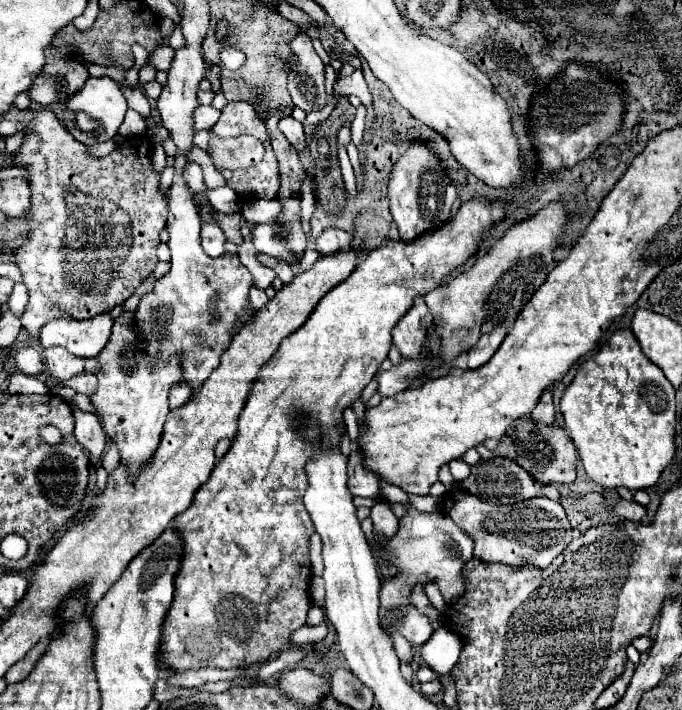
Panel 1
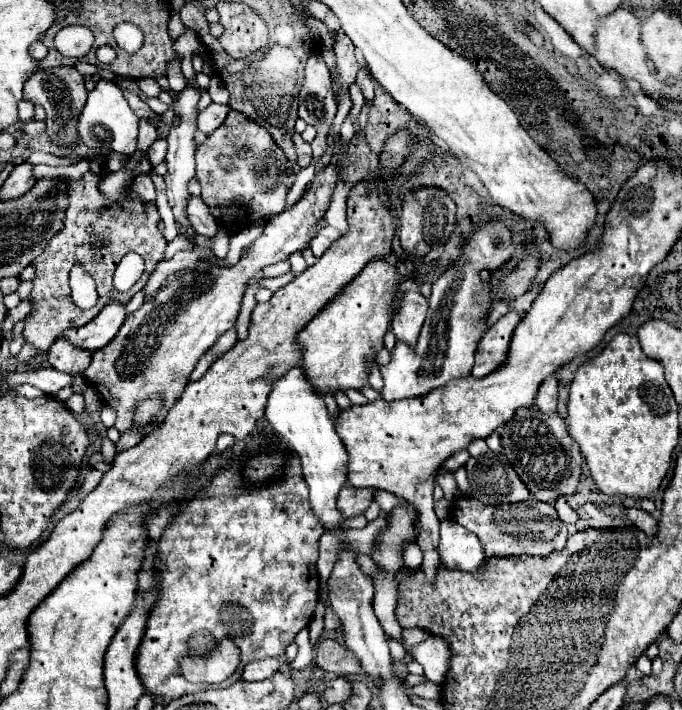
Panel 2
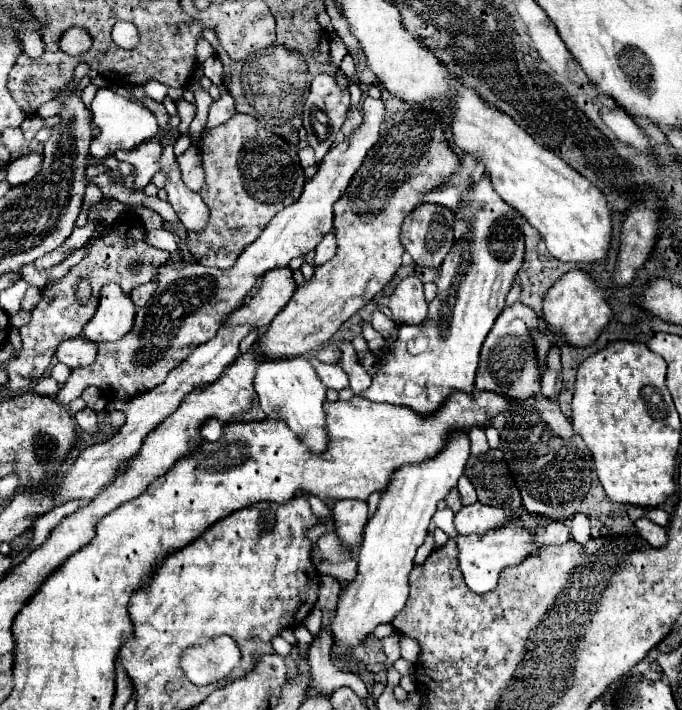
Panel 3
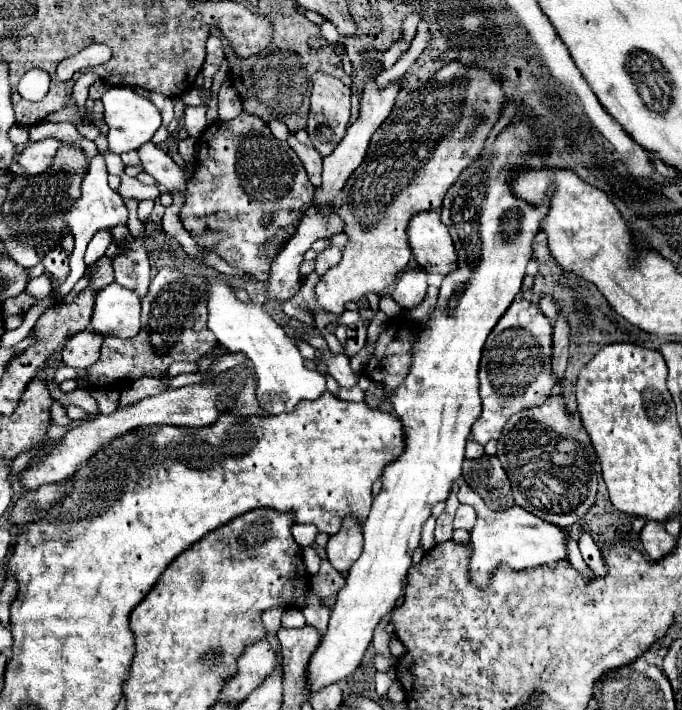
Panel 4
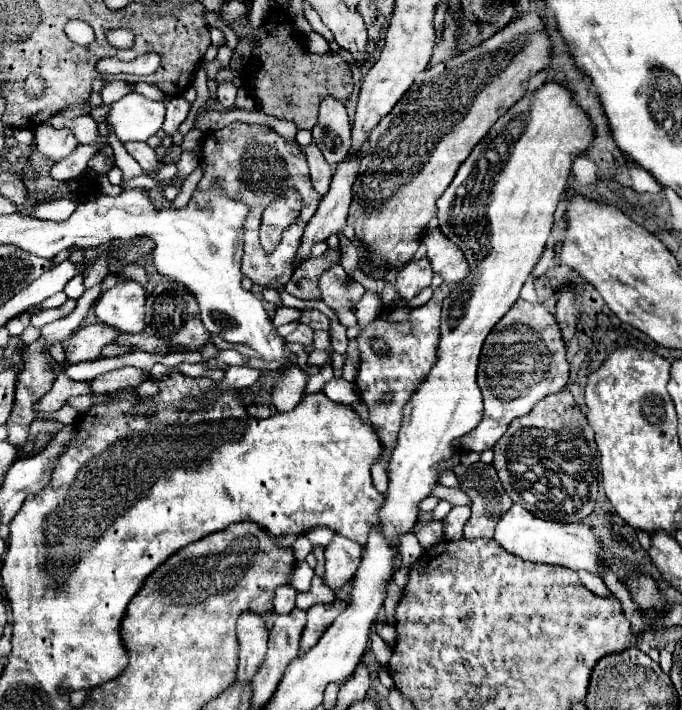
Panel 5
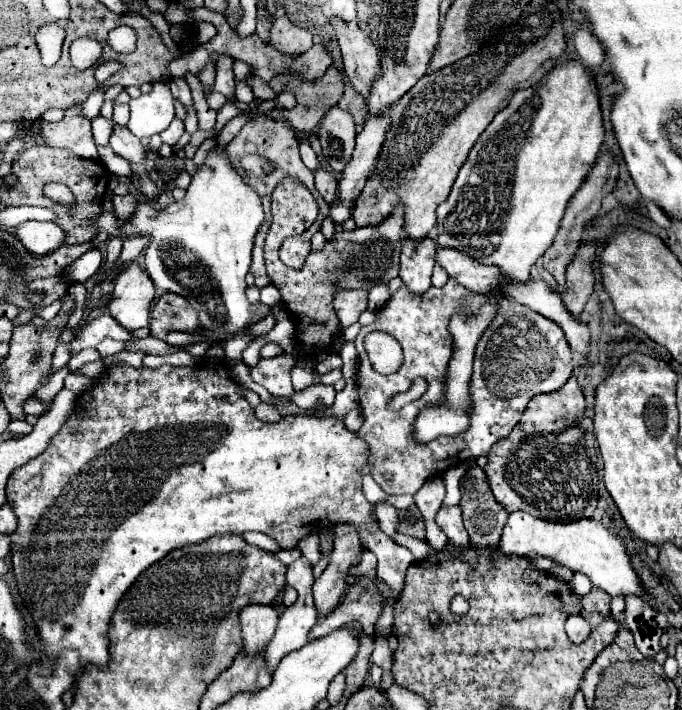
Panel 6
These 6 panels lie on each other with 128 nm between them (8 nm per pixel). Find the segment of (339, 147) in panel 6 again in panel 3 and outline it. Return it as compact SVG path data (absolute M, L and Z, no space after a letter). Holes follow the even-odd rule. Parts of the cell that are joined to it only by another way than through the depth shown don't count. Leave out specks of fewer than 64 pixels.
M320 74L312 80L312 88L310 88L308 100L304 104L304 128L308 132L308 142L314 148L318 162L324 158L324 154L336 142L338 132L346 120L348 108L350 108L350 92L340 88L332 76Z

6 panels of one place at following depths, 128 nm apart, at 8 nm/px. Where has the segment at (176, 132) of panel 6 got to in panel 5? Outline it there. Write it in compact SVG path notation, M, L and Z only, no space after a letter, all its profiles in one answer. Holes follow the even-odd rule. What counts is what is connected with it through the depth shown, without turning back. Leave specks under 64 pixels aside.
M168 96L164 100L164 104L166 104L166 120L164 120L162 130L168 136L172 136L178 130L178 126L186 120L188 110L190 110L190 102L184 96Z

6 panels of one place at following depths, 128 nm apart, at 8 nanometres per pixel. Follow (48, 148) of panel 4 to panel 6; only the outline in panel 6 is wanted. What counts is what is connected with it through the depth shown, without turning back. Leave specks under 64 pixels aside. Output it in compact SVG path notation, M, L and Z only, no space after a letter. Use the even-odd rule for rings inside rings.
M76 104L64 112L62 122L48 124L42 122L44 140L52 148L68 148L82 158L98 160L98 150L92 140L90 120L82 114L82 106Z

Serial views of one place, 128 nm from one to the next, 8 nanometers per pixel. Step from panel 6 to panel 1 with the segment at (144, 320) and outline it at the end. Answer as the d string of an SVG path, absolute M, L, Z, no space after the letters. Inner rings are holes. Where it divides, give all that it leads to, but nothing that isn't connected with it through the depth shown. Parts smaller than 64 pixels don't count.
M110 314L94 316L92 320L52 320L40 332L40 344L62 346L80 358L96 358L106 346L114 318Z

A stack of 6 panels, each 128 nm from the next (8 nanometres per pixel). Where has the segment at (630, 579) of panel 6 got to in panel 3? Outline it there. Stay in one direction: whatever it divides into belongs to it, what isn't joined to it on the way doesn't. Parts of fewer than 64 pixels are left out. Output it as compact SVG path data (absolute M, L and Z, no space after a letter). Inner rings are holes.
M466 476L459 478L457 489L464 506L466 506L466 504L472 504L472 502L476 502L478 500L476 490L474 490L473 484L470 484L470 480L468 480ZM514 514L508 522L494 528L492 532L472 534L472 536L458 536L456 538L456 544L458 544L458 550L460 550L458 564L460 564L466 586L474 592L490 592L492 588L496 588L498 574L504 568L522 564L522 560L526 560L528 556L534 556L538 552L538 548L532 546L534 534L536 532L524 528L520 518Z

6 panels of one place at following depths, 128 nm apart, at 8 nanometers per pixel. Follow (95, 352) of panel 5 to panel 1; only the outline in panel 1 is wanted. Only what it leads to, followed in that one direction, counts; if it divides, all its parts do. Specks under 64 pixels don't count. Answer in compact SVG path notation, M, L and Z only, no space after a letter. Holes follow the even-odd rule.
M52 346L44 350L44 364L48 376L56 380L68 380L82 372L94 374L98 370L96 358L76 358L66 348L60 346Z

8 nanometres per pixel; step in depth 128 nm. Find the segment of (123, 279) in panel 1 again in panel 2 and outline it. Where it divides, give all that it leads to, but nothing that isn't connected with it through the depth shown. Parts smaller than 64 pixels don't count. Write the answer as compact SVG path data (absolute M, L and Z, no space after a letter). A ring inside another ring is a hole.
M86 172L80 180L68 180L68 200L70 208L66 212L64 228L50 240L48 248L32 262L36 268L36 278L34 288L32 288L32 312L26 318L26 328L24 328L24 340L34 346L38 352L48 352L48 348L62 336L64 330L68 328L80 328L88 324L110 300L126 304L136 292L140 292L150 274L154 272L156 264L164 260L164 250L166 250L166 240L162 232L156 228L156 222L160 220L160 214L154 204L144 204L140 200L134 200L130 194L130 186L120 194L120 198L110 206L102 208L104 196L98 190L98 182L102 176L96 176L92 172ZM130 204L130 208L126 208ZM128 252L136 252L144 258L146 270L142 278L136 282L126 292L118 292L112 284L114 270L120 262L120 258ZM74 264L82 264L86 272L90 272L96 280L98 286L98 302L90 310L78 308L72 298L70 298L70 286L68 286L68 274Z

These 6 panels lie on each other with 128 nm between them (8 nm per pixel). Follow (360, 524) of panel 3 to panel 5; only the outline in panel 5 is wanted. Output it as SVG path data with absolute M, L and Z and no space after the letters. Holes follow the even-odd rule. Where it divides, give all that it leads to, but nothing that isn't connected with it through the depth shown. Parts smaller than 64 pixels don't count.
M332 540L326 546L326 572L324 572L324 584L330 590L340 590L352 576L356 574L356 568L360 566L362 546L354 540Z

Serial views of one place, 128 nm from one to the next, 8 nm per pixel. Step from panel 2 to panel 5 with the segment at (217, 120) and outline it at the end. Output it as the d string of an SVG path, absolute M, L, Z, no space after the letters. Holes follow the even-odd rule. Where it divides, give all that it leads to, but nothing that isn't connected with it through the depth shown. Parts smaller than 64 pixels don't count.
M222 82L222 84L218 84L218 102L220 102L226 110L230 110L230 108L234 106L234 102L236 102L236 92L238 92L238 88L236 88L232 82Z

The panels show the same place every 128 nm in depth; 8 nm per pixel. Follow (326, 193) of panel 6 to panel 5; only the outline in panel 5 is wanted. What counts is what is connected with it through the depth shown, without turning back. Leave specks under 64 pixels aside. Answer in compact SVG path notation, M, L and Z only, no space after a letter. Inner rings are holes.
M314 144L308 146L308 148L304 150L304 154L306 154L306 158L308 158L310 176L312 176L312 186L314 186L314 190L316 190L320 196L324 196L324 194L328 192L328 188L330 188L330 180L332 180L334 170L332 170L332 166L324 160L322 152L320 152Z

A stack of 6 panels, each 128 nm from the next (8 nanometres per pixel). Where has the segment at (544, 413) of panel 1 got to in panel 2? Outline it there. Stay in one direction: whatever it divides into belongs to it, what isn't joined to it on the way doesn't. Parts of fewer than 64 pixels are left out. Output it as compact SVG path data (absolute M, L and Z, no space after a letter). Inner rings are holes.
M548 376L536 394L536 406L542 412L556 412L556 398L558 398L558 376Z

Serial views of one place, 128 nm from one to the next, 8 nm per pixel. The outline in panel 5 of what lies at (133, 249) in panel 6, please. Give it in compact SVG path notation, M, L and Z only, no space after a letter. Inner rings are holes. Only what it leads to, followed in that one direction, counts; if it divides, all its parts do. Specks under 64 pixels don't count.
M100 284L88 288L88 290L82 294L82 298L78 300L74 312L70 312L66 318L60 318L60 320L56 320L56 322L52 322L52 324L46 324L46 326L42 328L42 336L40 336L40 338L46 342L46 348L50 348L54 342L62 342L62 340L66 340L68 336L72 336L72 334L80 328L82 320L86 318L88 310L92 308L94 300L100 298L100 294L102 294Z

